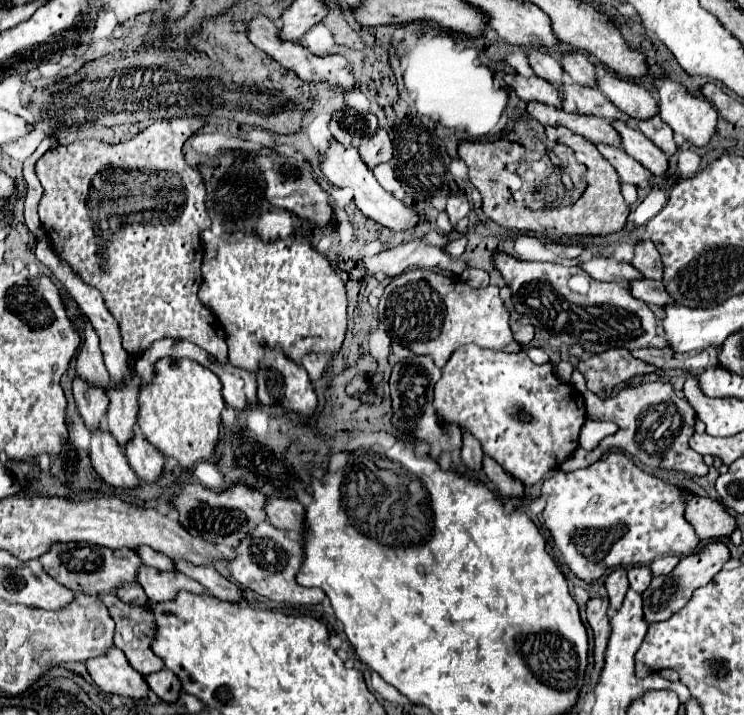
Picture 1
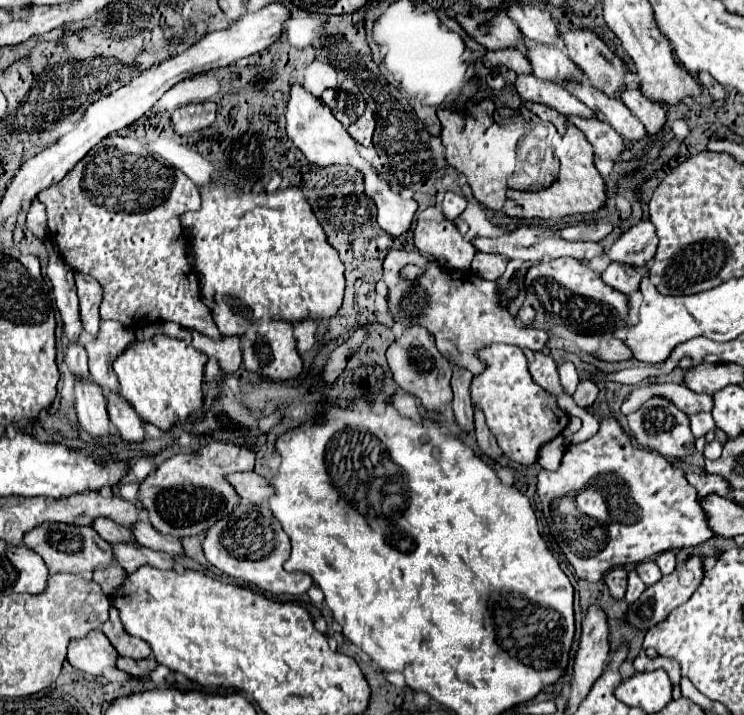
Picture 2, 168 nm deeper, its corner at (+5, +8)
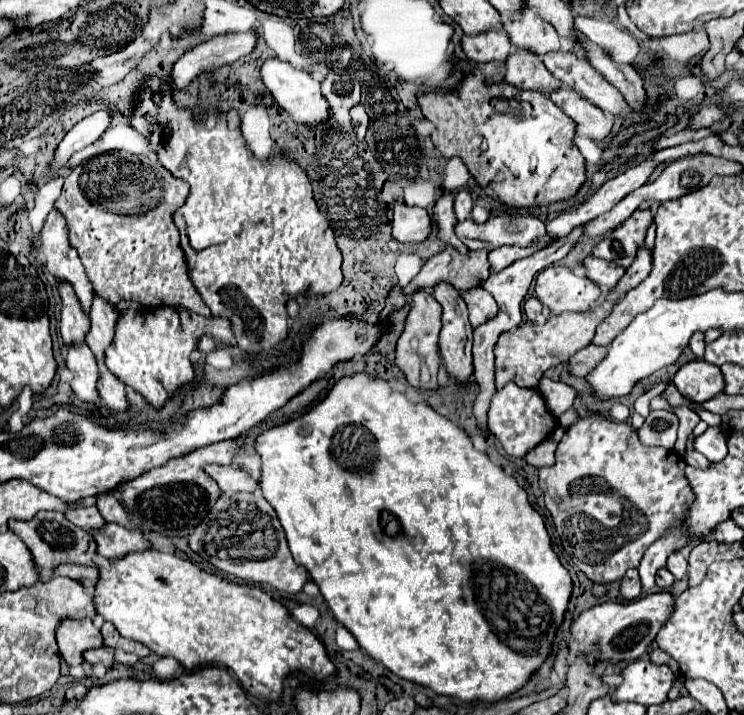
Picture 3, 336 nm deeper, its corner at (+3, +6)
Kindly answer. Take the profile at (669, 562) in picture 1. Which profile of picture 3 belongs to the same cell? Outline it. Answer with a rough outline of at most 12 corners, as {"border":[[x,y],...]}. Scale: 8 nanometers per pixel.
{"border":[[680,553],[670,555],[668,569],[676,579],[686,575],[686,559]]}

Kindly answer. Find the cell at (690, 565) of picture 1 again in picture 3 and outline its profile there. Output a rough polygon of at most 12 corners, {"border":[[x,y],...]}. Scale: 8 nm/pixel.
{"border":[[674,595],[594,605],[568,647],[594,661],[634,661],[674,611]]}

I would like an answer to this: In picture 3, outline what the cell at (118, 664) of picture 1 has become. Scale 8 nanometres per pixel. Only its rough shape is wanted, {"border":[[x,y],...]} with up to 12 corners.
{"border":[[66,619],[56,631],[60,655],[82,665],[86,651],[104,647],[90,619]]}

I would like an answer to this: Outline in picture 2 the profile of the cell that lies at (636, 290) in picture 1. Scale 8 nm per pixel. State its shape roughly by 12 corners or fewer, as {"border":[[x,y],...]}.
{"border":[[610,263],[602,281],[630,295],[638,291],[646,267]]}

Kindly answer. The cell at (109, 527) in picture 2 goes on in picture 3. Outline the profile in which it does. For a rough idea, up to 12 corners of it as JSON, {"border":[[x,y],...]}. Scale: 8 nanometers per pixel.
{"border":[[96,507],[66,511],[74,525],[88,533],[106,525]]}

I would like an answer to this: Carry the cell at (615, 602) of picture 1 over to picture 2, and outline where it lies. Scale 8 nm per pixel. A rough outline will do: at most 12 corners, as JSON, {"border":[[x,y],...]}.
{"border":[[612,569],[606,585],[614,599],[624,599],[626,569]]}

